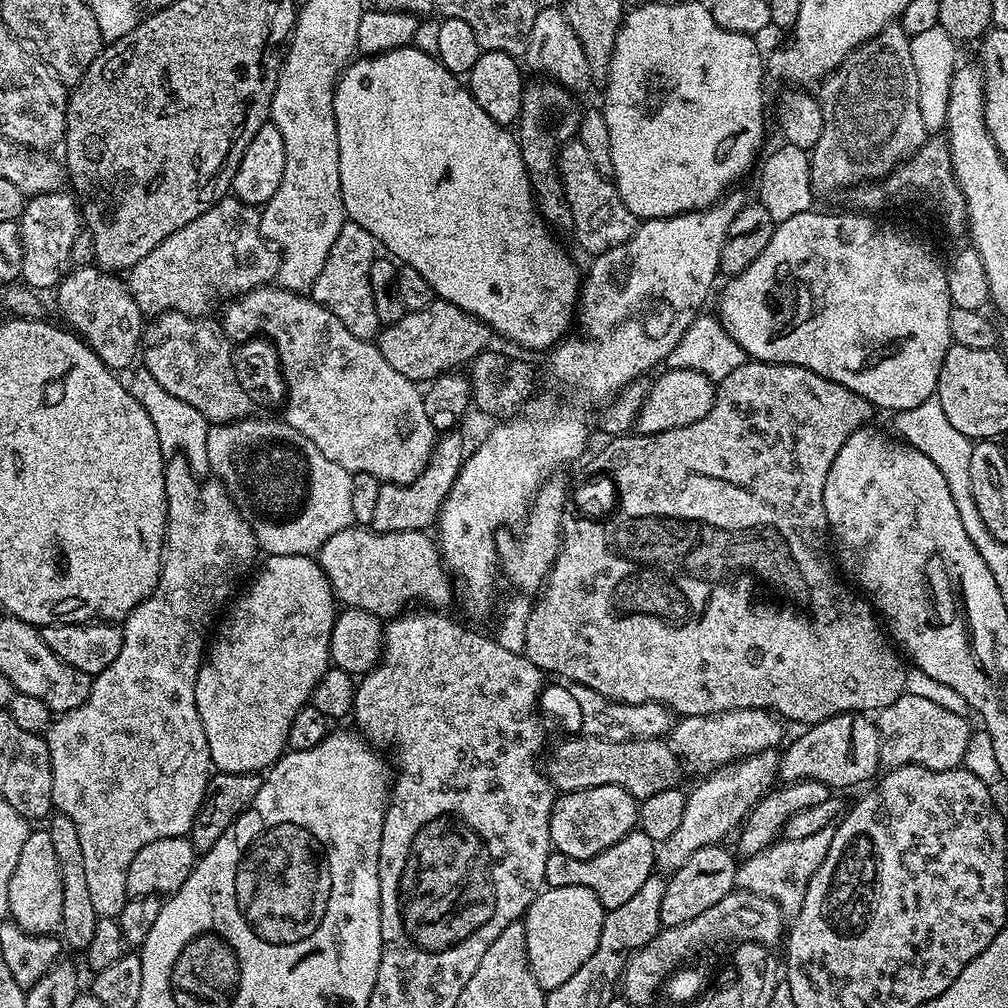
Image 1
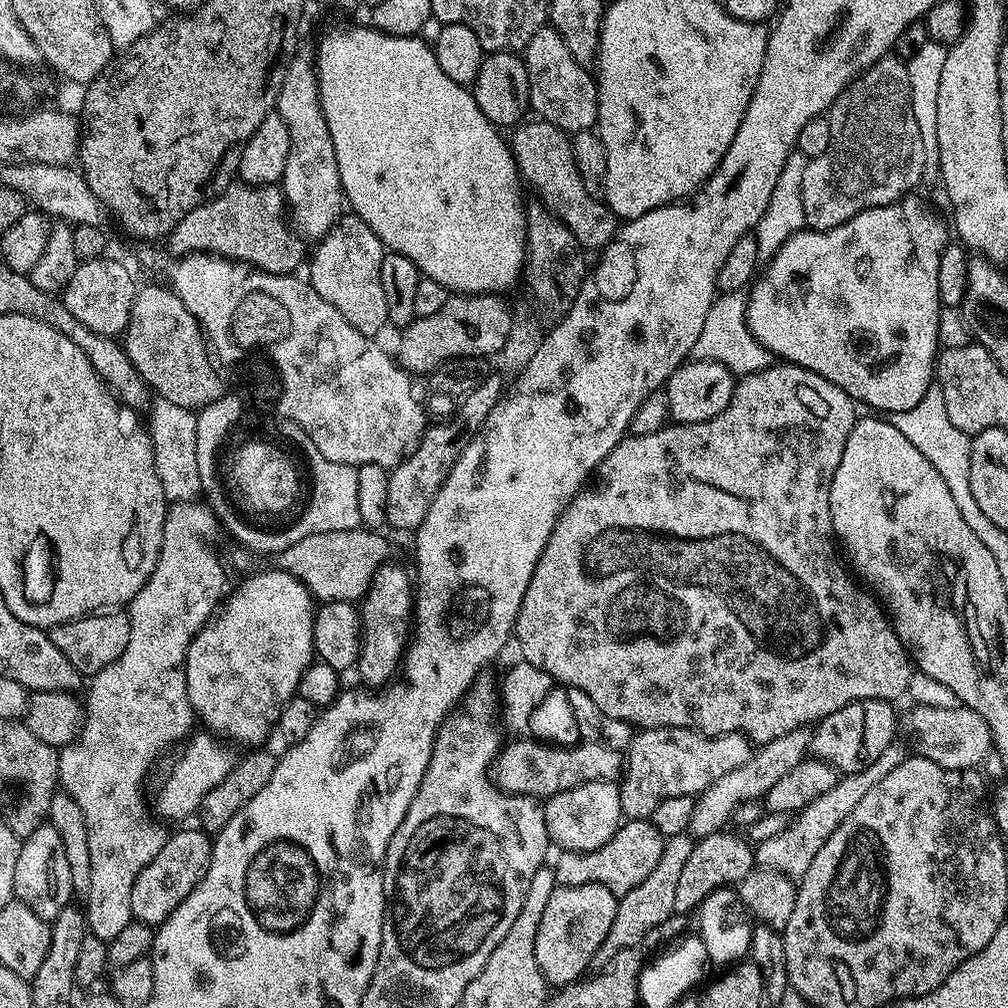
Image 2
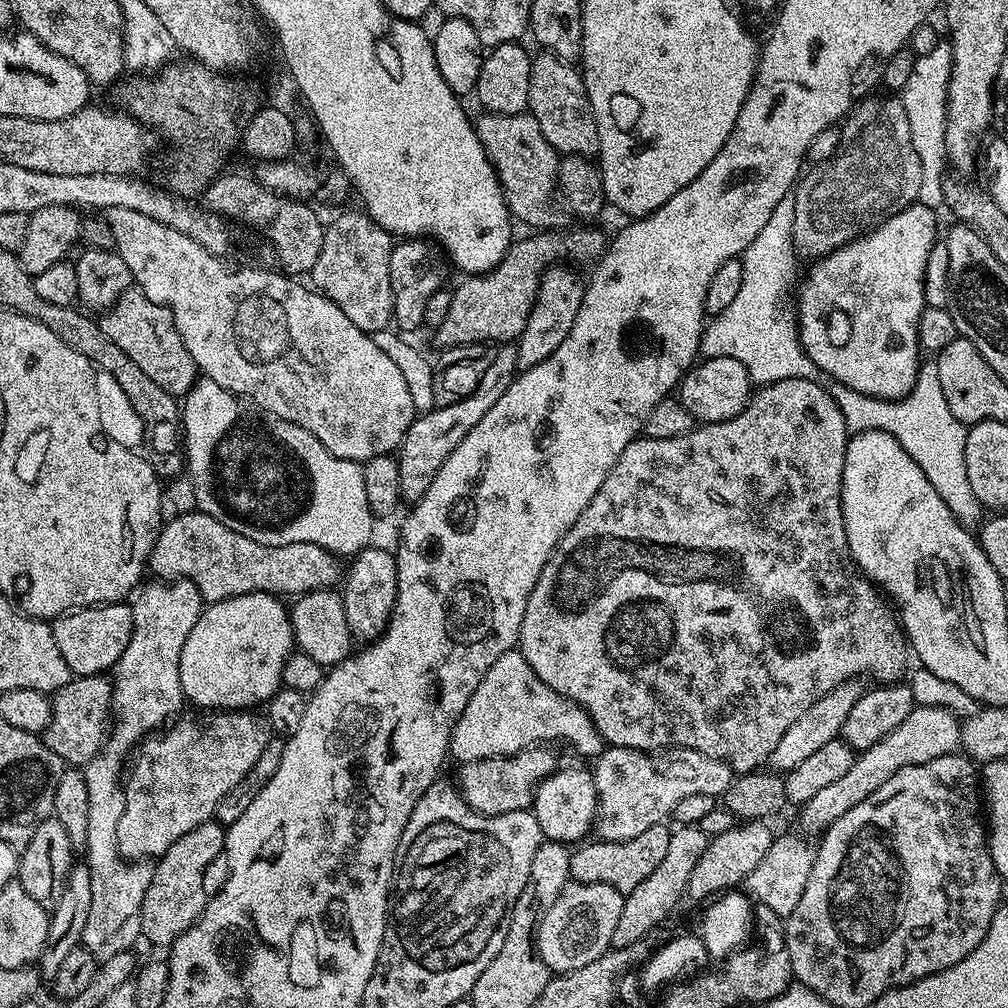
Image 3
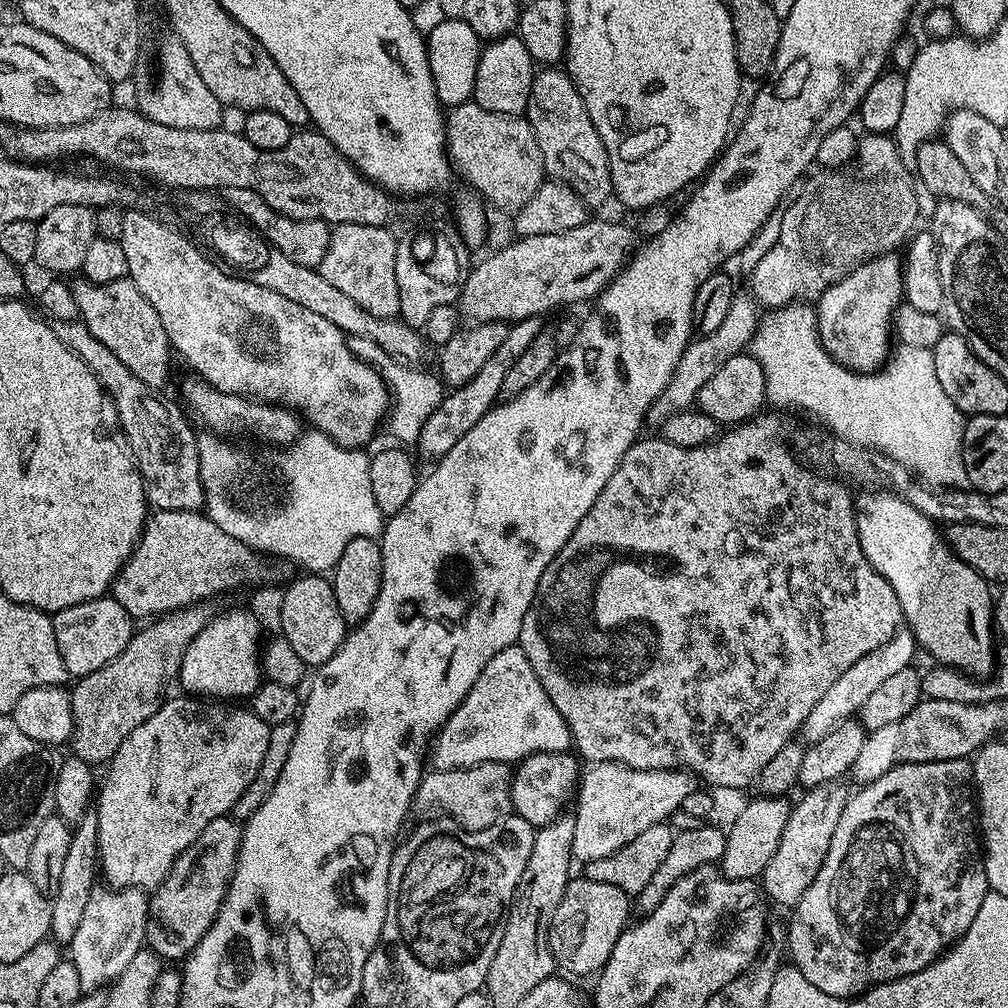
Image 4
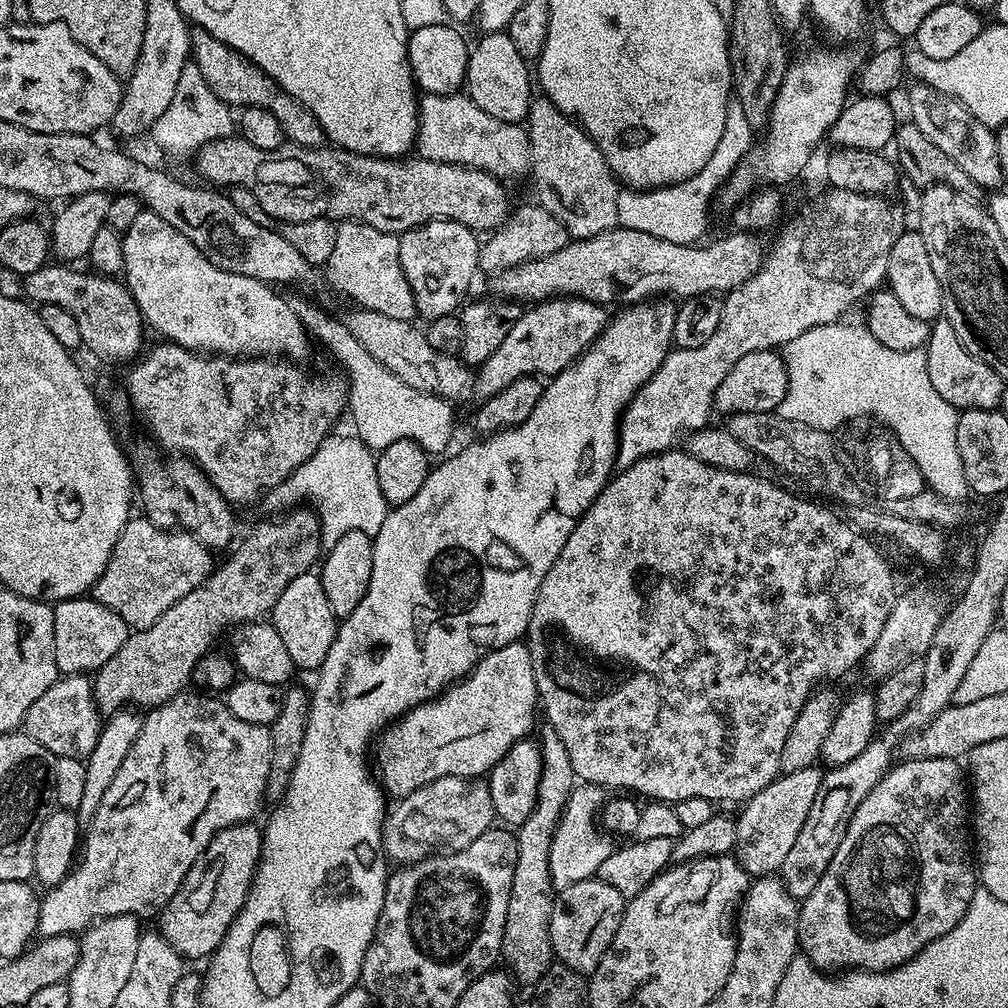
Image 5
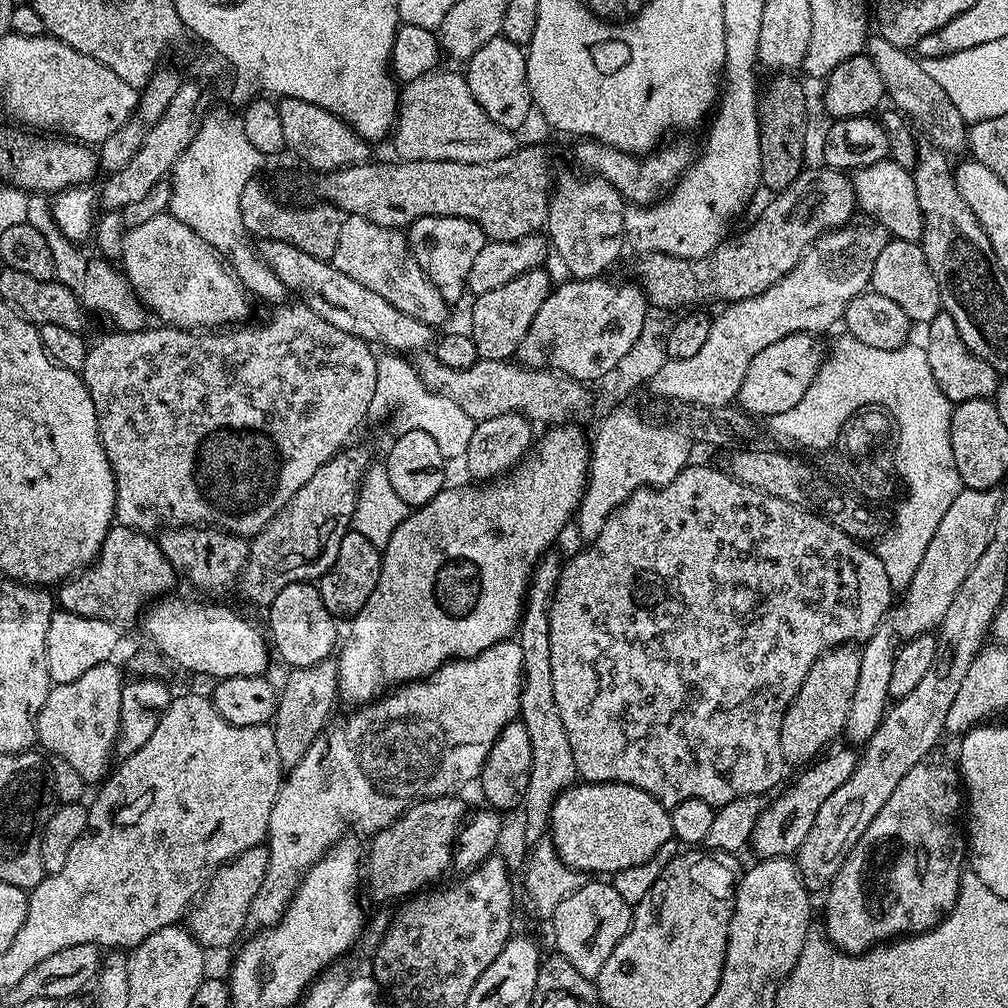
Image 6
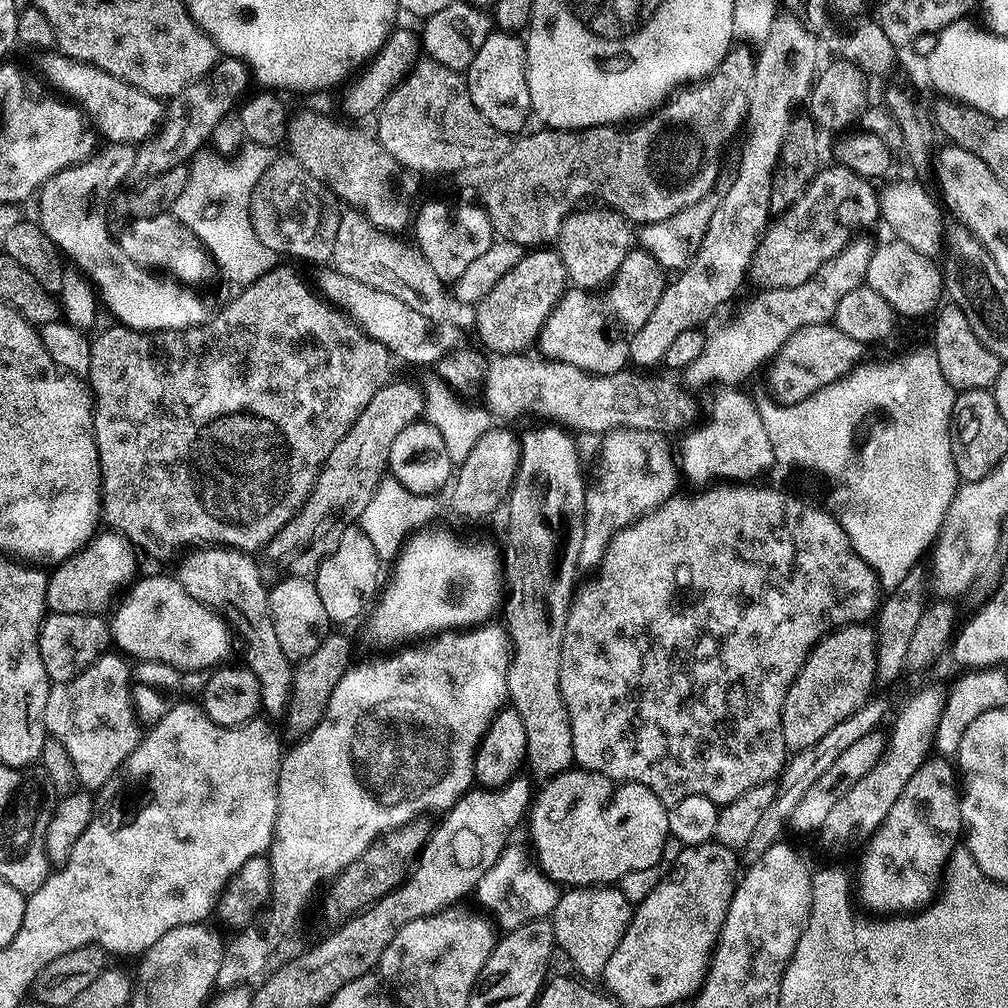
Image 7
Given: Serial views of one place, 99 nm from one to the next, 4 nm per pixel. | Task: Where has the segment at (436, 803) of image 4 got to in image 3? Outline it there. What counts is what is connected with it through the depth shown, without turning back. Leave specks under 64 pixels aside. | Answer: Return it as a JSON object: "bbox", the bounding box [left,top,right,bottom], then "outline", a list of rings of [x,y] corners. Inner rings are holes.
{"bbox":[458,747,558,816],"outline":[[[547,747],[523,748],[520,752],[509,756],[491,756],[481,760],[471,760],[470,763],[463,765],[459,769],[461,772],[458,787],[464,801],[475,812],[487,816],[531,809],[532,800],[536,797],[536,787],[558,767],[555,754],[547,752],[544,748]]]}

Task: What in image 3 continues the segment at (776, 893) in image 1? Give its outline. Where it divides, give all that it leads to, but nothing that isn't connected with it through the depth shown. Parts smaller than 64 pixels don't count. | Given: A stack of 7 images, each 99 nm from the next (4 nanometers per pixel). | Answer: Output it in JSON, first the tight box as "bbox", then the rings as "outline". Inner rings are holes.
{"bbox":[799,707,961,834],"outline":[[[913,707],[912,712],[906,714],[906,718],[902,718],[900,725],[890,730],[890,734],[886,734],[886,738],[874,742],[874,746],[870,746],[853,759],[847,774],[836,779],[832,785],[826,786],[819,794],[814,794],[814,798],[804,803],[799,809],[801,822],[810,831],[816,832],[815,834],[823,833],[831,824],[838,822],[838,818],[842,818],[846,810],[854,810],[854,806],[858,806],[862,798],[874,794],[874,790],[878,790],[882,782],[894,778],[898,770],[906,766],[918,766],[922,762],[930,762],[930,758],[953,755],[961,747],[961,723],[961,717],[955,716],[945,708]]]}

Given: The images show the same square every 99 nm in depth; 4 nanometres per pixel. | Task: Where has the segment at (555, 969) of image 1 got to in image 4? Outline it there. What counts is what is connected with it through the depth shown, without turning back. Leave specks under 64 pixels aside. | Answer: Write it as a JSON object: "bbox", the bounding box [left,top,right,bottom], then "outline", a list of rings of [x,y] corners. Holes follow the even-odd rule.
{"bbox":[548,878,630,977],"outline":[[[587,878],[579,879],[569,879],[562,902],[558,902],[558,910],[554,910],[548,945],[556,959],[557,969],[565,968],[576,976],[591,977],[604,967],[614,950],[614,942],[618,942],[629,923],[630,897],[618,890],[618,886],[606,886],[606,882],[594,882]]]}

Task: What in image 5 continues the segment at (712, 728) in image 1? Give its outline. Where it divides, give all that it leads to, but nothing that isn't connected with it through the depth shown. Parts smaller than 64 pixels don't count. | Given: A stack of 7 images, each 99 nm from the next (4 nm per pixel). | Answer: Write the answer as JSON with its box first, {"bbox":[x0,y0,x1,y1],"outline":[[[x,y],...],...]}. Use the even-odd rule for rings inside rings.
{"bbox":[550,782,614,889],"outline":[[[583,782],[577,783],[575,790],[570,794],[550,846],[553,889],[569,888],[574,882],[593,879],[598,866],[602,866],[602,862],[610,858],[614,847],[613,837],[605,834],[598,823],[598,813],[606,803],[604,794],[605,789],[600,785]]]}

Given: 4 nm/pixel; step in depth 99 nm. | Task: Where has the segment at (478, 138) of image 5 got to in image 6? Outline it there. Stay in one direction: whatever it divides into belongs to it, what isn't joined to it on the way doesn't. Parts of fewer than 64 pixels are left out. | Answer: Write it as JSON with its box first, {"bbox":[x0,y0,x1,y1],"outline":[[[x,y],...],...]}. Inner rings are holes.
{"bbox":[394,70,518,164],"outline":[[[433,70],[413,81],[405,83],[398,96],[398,111],[394,125],[396,136],[396,152],[400,160],[449,160],[450,162],[466,162],[481,164],[494,162],[498,158],[506,158],[506,154],[515,152],[518,141],[515,140],[513,129],[498,126],[478,106],[474,94],[470,94],[470,86],[463,75],[456,72],[440,72]]]}

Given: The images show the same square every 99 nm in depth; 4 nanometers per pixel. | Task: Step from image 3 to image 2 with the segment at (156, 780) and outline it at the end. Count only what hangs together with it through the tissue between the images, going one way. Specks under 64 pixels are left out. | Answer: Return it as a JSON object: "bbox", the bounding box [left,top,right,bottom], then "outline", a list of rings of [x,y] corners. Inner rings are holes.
{"bbox":[155,730,237,821],"outline":[[[207,730],[198,732],[183,741],[182,747],[175,753],[176,761],[169,766],[168,773],[161,778],[160,785],[156,788],[155,815],[161,821],[195,817],[200,811],[202,798],[206,798],[206,794],[210,794],[210,790],[214,790],[214,786],[218,786],[218,782],[222,782],[222,778],[226,778],[226,774],[230,774],[230,770],[236,765],[237,757],[232,756],[233,749],[224,740]]]}

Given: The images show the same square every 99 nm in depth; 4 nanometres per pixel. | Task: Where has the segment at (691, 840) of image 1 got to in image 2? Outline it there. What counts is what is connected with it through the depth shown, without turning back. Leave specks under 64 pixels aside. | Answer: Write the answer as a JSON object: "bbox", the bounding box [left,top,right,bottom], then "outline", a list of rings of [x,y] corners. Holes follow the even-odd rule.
{"bbox":[688,728,812,837],"outline":[[[808,728],[790,730],[790,734],[782,734],[782,738],[774,738],[774,742],[759,745],[758,750],[753,751],[752,756],[742,762],[738,770],[730,770],[730,774],[724,774],[696,797],[694,806],[694,818],[690,818],[688,832],[693,837],[709,836],[715,832],[725,831],[729,823],[732,811],[740,803],[759,801],[775,786],[789,770],[794,770],[798,762],[802,762],[809,755],[812,746],[812,732]]]}

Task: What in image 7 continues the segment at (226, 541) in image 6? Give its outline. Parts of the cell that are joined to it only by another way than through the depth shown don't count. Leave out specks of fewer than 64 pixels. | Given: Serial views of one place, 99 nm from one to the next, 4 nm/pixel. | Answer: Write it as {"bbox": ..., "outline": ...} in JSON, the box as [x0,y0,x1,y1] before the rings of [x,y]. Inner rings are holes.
{"bbox":[180,546,294,717],"outline":[[[204,546],[188,554],[180,564],[180,585],[188,591],[190,598],[202,602],[213,612],[219,612],[230,625],[231,631],[239,639],[240,636],[244,639],[243,663],[258,678],[263,711],[268,711],[269,717],[283,717],[292,693],[294,664],[286,654],[282,654],[278,634],[274,634],[274,622],[268,609],[269,589],[262,577],[257,557],[241,552],[238,548],[223,546]]]}

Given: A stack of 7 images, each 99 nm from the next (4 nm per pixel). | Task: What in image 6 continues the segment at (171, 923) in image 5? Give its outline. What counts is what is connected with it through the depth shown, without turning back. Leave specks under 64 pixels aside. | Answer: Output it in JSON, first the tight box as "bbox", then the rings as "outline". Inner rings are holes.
{"bbox":[186,846,268,950],"outline":[[[257,846],[234,857],[227,864],[221,864],[211,873],[202,895],[191,905],[186,916],[186,927],[193,938],[200,943],[201,948],[205,950],[228,948],[232,943],[235,945],[245,935],[244,928],[249,927],[250,902],[254,902],[266,878],[267,869],[268,849],[264,846]]]}

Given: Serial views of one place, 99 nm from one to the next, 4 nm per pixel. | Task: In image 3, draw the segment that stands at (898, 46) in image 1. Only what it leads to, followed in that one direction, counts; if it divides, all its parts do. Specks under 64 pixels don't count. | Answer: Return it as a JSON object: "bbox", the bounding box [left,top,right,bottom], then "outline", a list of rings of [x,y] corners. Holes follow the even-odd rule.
{"bbox":[794,98,922,257],"outline":[[[900,98],[872,99],[857,104],[843,121],[836,153],[826,163],[809,167],[794,189],[794,246],[801,257],[828,256],[918,201],[922,162],[918,162],[918,153],[910,142],[910,122],[904,113],[904,101]]]}

